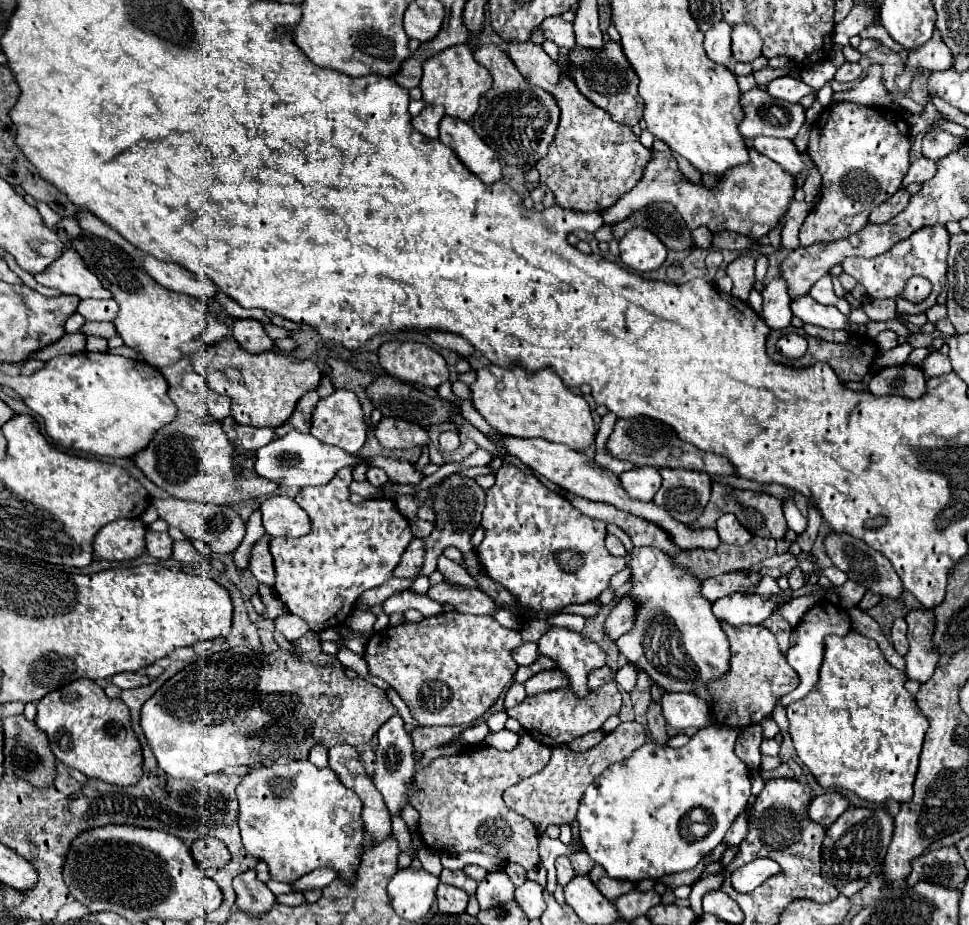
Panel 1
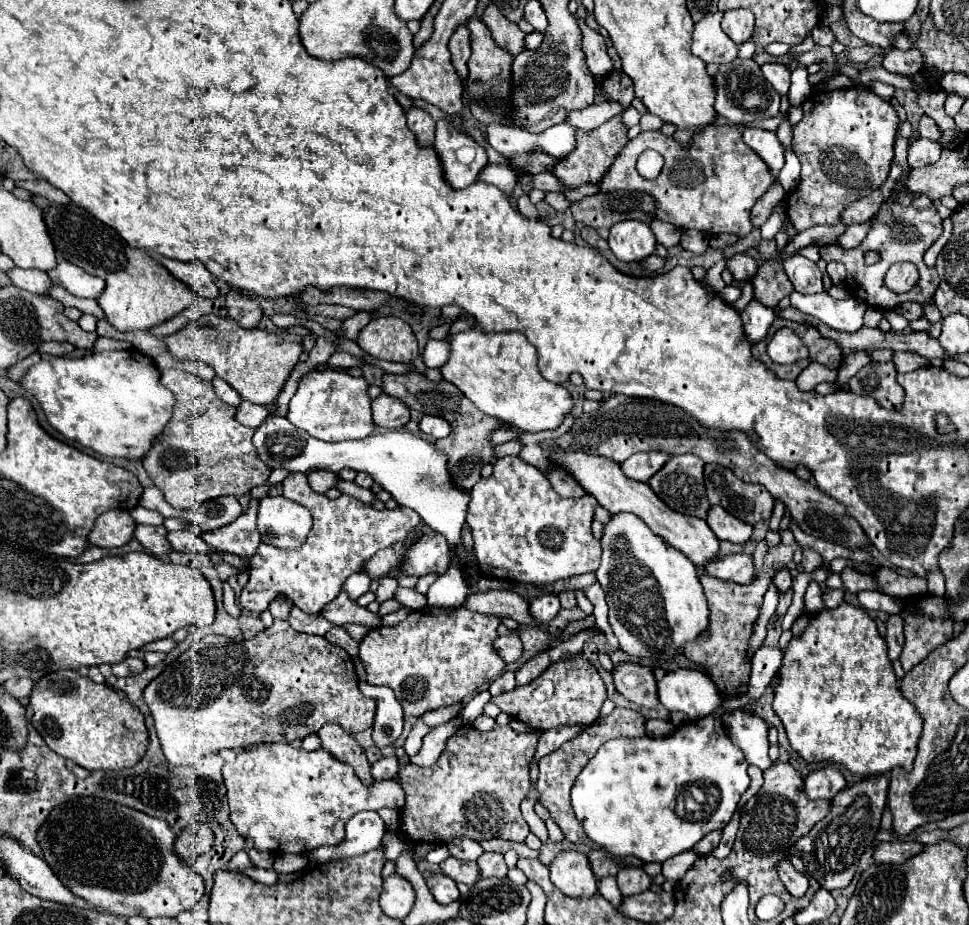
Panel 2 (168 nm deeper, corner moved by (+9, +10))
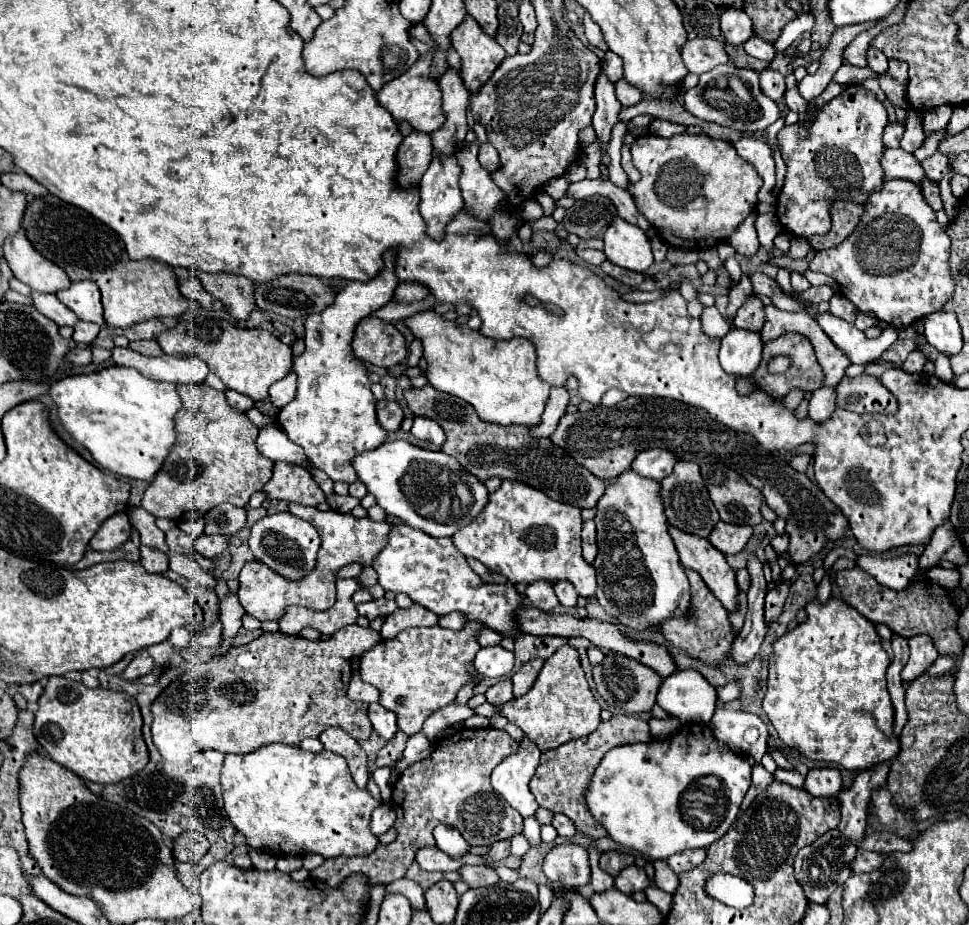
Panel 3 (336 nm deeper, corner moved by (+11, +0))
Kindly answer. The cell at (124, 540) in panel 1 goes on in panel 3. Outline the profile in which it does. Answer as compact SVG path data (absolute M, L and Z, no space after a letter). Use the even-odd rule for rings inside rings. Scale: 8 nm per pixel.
M125 512L113 514L113 518L107 518L101 524L101 530L97 530L97 534L91 538L89 546L93 550L99 550L99 552L115 550L129 538L129 534L131 534L129 516Z

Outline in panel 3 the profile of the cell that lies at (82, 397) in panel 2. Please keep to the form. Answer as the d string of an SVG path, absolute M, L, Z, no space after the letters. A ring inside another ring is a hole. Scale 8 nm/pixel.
M111 366L93 374L67 376L51 386L65 430L113 474L153 482L175 442L175 414L181 408L175 384L149 380L135 368Z

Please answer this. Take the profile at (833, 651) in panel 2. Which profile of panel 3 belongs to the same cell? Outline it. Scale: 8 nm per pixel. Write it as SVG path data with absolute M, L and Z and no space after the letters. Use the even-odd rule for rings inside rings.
M831 596L827 602L821 602L817 598L809 600L805 604L805 612L807 612L805 622L797 624L793 630L789 630L781 638L777 638L775 644L773 644L773 654L769 656L769 680L767 680L769 690L763 698L763 710L767 712L767 716L771 720L771 724L775 726L779 738L789 748L795 748L801 756L805 756L809 760L823 760L823 762L841 764L847 770L865 770L865 768L871 768L873 764L893 760L899 754L899 740L893 736L893 706L891 706L891 698L889 698L889 692L887 692L887 680L885 680L889 656L881 646L881 638L877 634L875 624L869 622L865 616L861 616L853 606L849 606L847 602L843 602L841 598L835 598L835 596Z

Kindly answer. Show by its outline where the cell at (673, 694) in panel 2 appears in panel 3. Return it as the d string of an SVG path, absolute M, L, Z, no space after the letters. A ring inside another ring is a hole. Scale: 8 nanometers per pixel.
M677 670L663 678L657 704L681 722L709 724L715 712L717 692L697 670Z

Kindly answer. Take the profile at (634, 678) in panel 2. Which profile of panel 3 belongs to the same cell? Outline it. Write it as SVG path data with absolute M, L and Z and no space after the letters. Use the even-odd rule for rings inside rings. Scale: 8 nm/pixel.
M607 652L603 662L593 666L593 682L597 686L599 696L609 706L613 706L615 710L625 712L625 714L649 712L655 704L655 696L657 696L657 690L661 686L661 680L663 678L655 670L651 670L649 666L645 666L645 664L633 660L633 658L613 654L613 652Z

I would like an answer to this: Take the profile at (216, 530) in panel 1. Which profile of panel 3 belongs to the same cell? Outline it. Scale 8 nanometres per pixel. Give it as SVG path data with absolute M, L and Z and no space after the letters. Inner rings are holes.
M233 504L215 506L205 514L205 534L225 534L231 536L239 532L247 522L247 510Z

